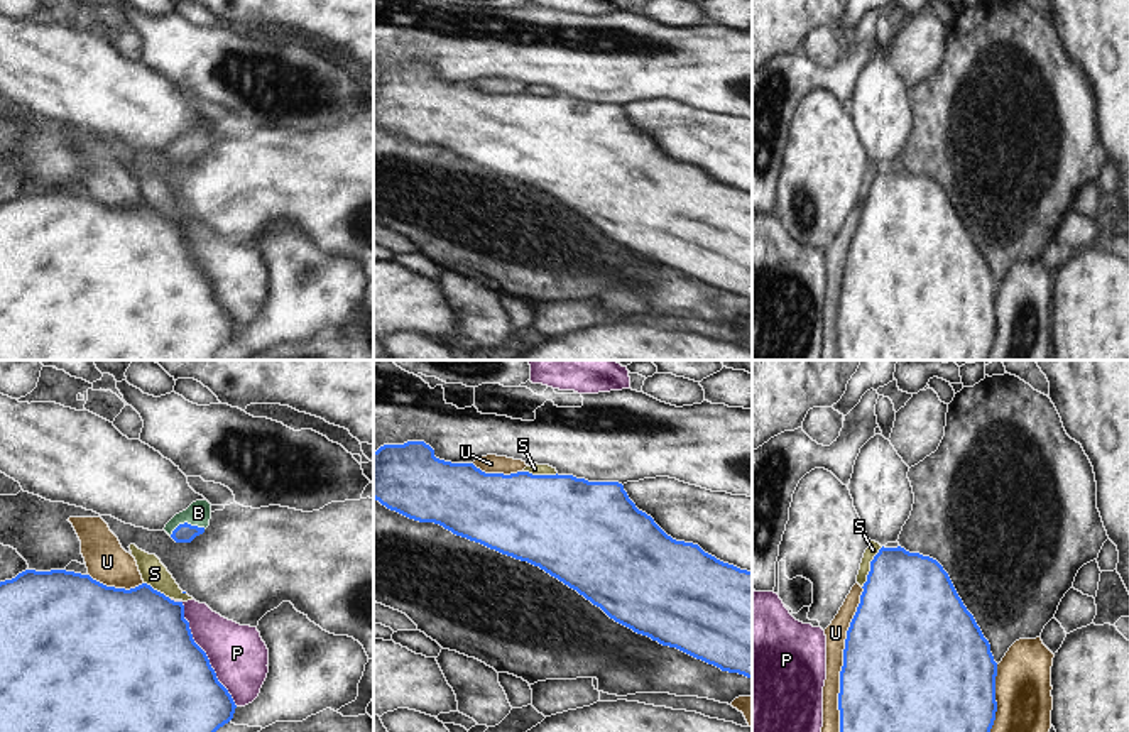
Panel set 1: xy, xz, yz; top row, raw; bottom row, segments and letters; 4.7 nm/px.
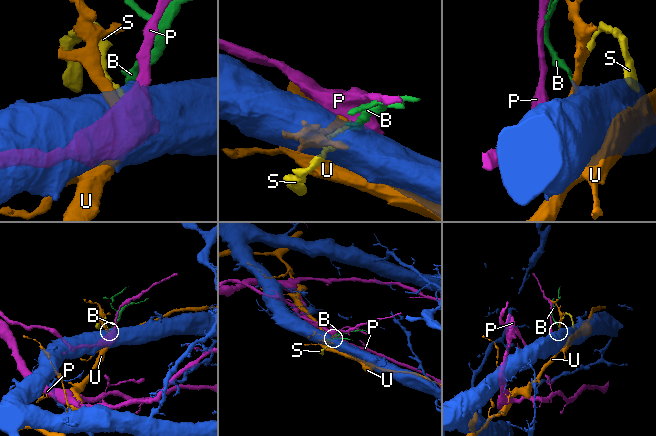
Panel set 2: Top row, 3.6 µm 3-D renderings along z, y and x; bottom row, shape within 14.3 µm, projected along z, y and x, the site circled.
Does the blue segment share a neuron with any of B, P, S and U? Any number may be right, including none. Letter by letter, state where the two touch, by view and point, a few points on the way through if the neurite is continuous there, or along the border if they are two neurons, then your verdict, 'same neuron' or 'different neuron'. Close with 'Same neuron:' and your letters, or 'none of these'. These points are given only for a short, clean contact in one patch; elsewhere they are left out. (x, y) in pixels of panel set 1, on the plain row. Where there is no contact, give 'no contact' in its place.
B: xy (186, 144) | across xy (185, 154), (186, 144), (198, 134) | same neuron
P: xy (201, 271) | different neuron
S: yz (871, 188) | along yz (883, 168), (871, 183), (871, 191), (862, 208) | different neuron
U: yz (844, 284) | different neuron
Same neuron: B

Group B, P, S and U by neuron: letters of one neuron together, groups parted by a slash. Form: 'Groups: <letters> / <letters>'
Groups: B / P S / U

